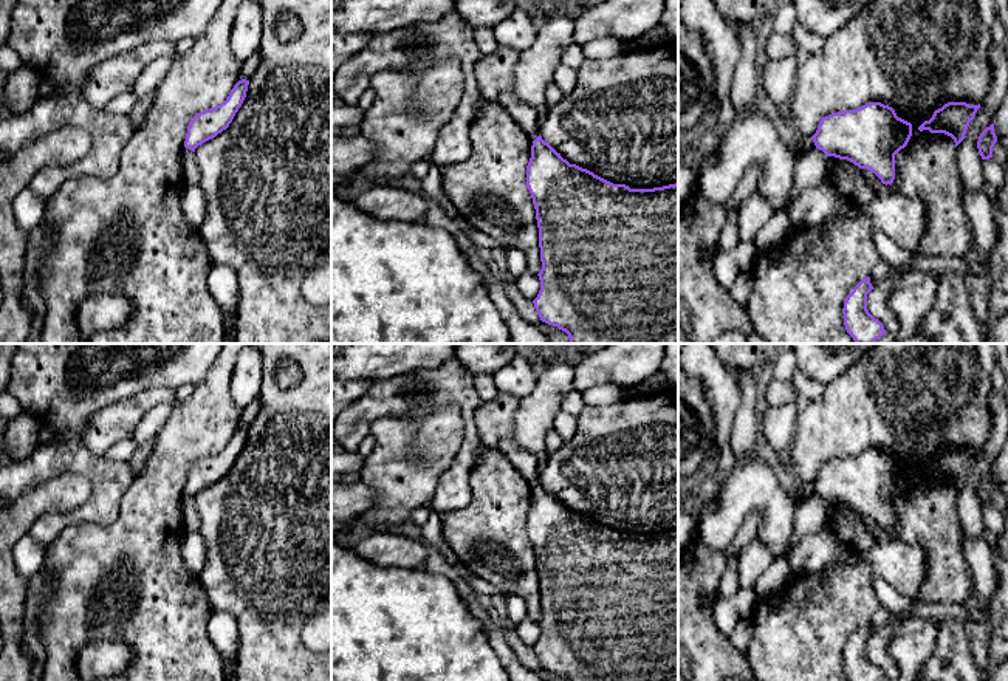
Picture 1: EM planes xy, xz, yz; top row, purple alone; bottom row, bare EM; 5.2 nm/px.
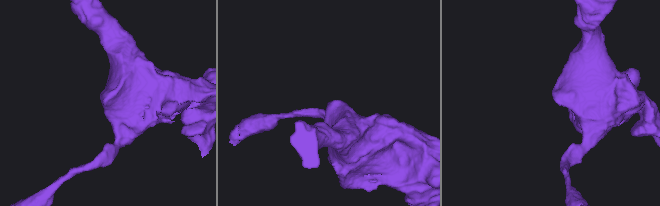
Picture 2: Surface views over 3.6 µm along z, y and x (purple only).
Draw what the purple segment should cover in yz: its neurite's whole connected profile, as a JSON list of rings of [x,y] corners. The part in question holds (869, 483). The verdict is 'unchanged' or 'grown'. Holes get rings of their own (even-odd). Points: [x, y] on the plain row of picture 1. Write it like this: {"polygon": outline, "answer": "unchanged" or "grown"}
{"polygon": [[[869,449],[822,464],[811,486],[825,503],[872,517],[887,532],[895,526],[895,501],[910,483],[912,471],[898,464],[892,453]]], "answer": "unchanged"}

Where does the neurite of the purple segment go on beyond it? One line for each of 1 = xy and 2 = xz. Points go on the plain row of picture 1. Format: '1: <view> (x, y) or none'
1: none
2: none

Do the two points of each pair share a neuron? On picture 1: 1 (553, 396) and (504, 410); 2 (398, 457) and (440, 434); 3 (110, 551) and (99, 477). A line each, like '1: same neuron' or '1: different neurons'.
1: different neurons
2: same neuron
3: different neurons

